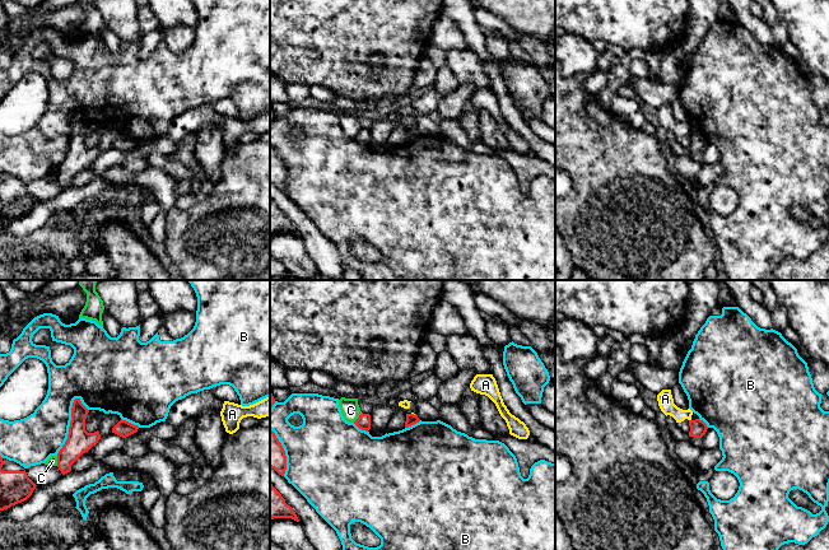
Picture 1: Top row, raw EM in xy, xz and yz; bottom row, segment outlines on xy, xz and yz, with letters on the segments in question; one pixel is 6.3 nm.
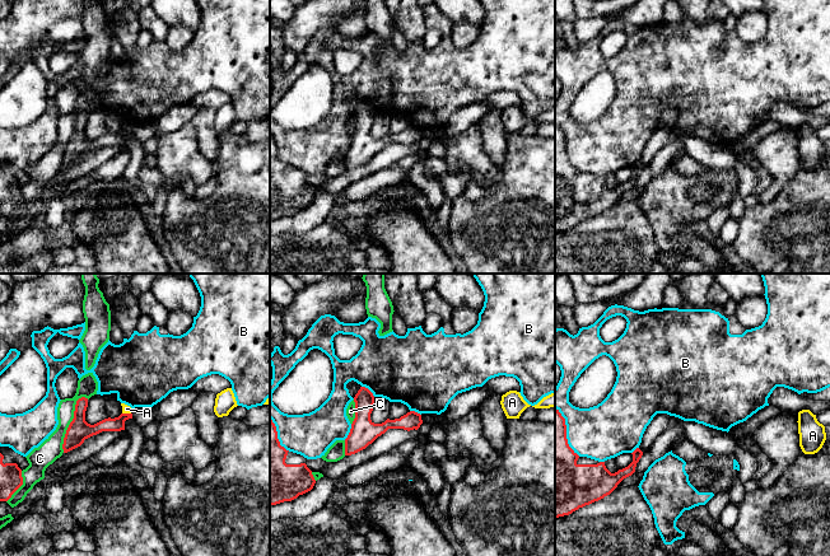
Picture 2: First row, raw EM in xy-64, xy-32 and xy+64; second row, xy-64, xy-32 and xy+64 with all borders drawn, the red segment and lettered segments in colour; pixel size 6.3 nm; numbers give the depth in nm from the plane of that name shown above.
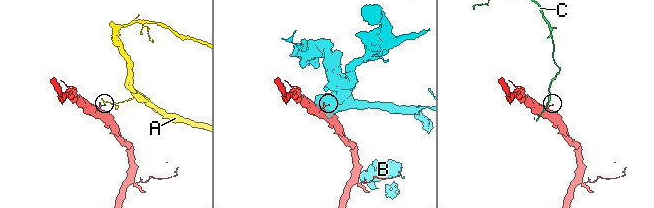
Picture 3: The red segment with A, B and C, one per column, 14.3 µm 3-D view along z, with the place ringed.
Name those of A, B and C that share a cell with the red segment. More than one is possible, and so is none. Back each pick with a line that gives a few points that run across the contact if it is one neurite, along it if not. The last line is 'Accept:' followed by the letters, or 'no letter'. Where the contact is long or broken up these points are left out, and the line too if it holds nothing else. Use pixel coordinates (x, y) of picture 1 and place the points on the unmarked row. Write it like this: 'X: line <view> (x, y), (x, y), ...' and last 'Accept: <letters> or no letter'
Accept: no letter

